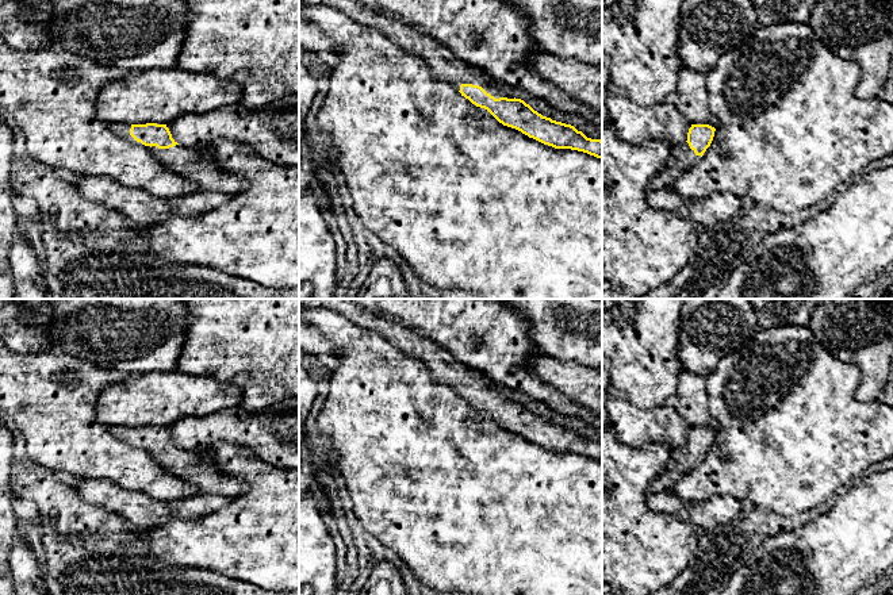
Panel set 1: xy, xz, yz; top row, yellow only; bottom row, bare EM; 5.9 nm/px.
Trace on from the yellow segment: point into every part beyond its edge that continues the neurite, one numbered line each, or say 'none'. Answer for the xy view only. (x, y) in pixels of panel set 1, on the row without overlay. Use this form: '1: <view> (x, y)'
1: xy (188, 465)

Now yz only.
1: yz (682, 460)

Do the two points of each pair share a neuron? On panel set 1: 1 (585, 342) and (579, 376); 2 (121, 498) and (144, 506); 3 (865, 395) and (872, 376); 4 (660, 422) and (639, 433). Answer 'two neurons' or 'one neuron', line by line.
1: two neurons
2: one neuron
3: one neuron
4: one neuron

